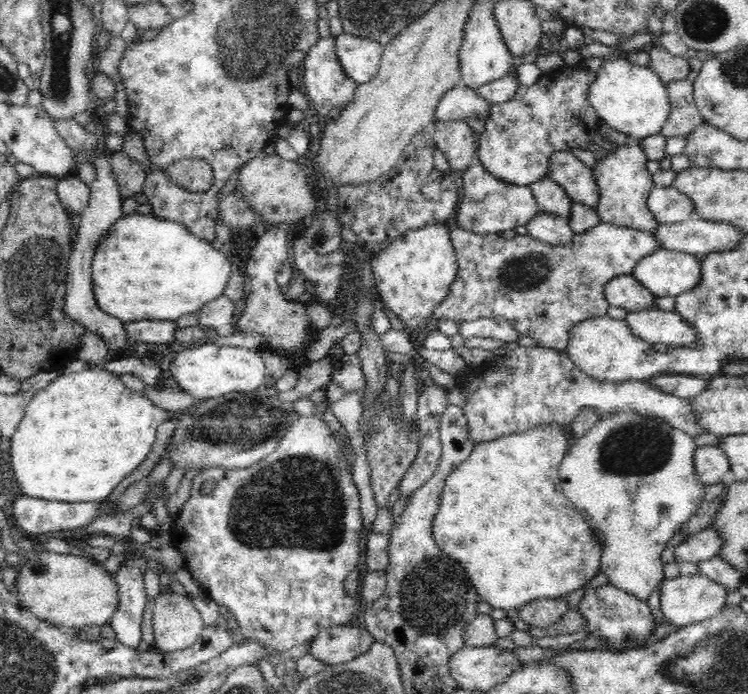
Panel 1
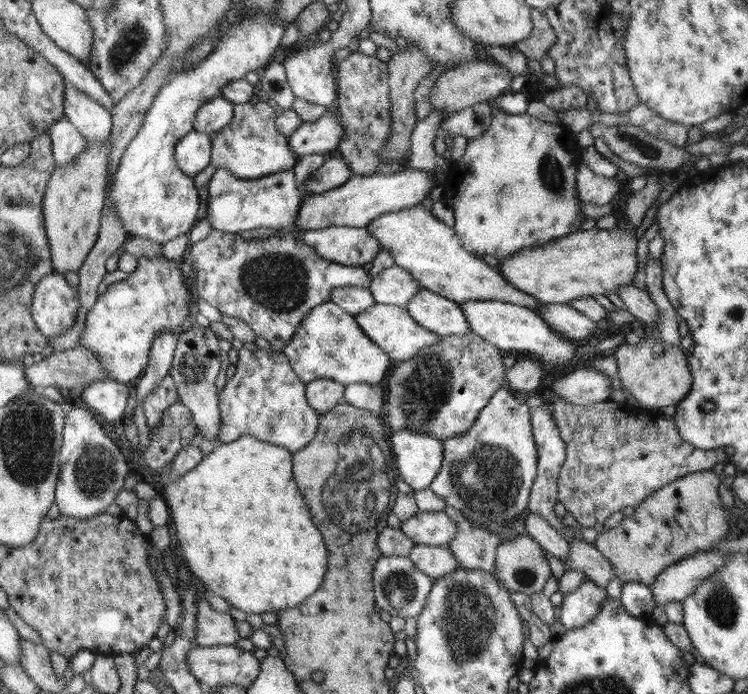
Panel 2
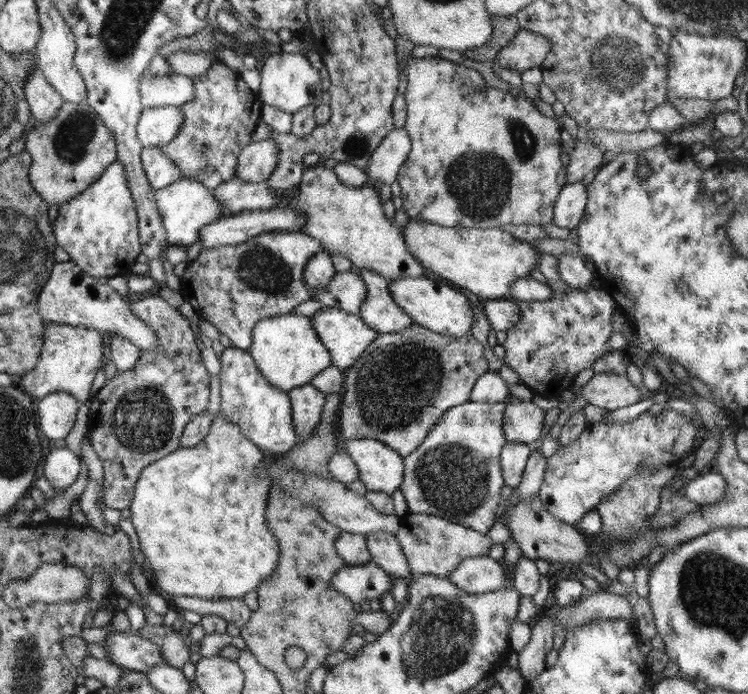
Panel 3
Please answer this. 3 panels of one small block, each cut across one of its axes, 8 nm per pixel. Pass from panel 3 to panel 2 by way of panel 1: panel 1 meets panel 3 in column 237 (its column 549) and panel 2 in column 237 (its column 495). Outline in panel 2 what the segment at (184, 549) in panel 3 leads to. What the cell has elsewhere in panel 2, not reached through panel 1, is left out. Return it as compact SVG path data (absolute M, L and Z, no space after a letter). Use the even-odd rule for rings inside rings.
M250 435L240 436L234 442L218 444L209 454L204 455L203 459L190 472L184 474L178 482L168 482L168 487L163 490L164 499L170 507L172 535L178 539L177 544L180 546L180 552L186 558L186 564L188 564L192 575L202 579L210 591L226 599L232 608L240 609L246 613L260 615L263 612L276 612L300 607L306 598L312 597L312 594L315 594L316 590L323 586L324 578L328 573L328 549L326 549L323 534L312 522L312 516L308 512L308 505L304 501L302 491L296 487L296 481L292 475L292 462L292 452L288 451L286 447L261 441Z

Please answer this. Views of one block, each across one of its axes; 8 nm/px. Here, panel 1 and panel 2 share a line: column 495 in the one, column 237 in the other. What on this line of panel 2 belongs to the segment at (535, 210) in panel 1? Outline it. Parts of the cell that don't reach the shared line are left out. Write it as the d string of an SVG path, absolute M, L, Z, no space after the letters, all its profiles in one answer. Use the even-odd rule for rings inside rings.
M216 168L208 183L206 219L212 224L212 229L231 233L257 228L284 228L296 223L303 197L293 170L242 179L226 168Z

